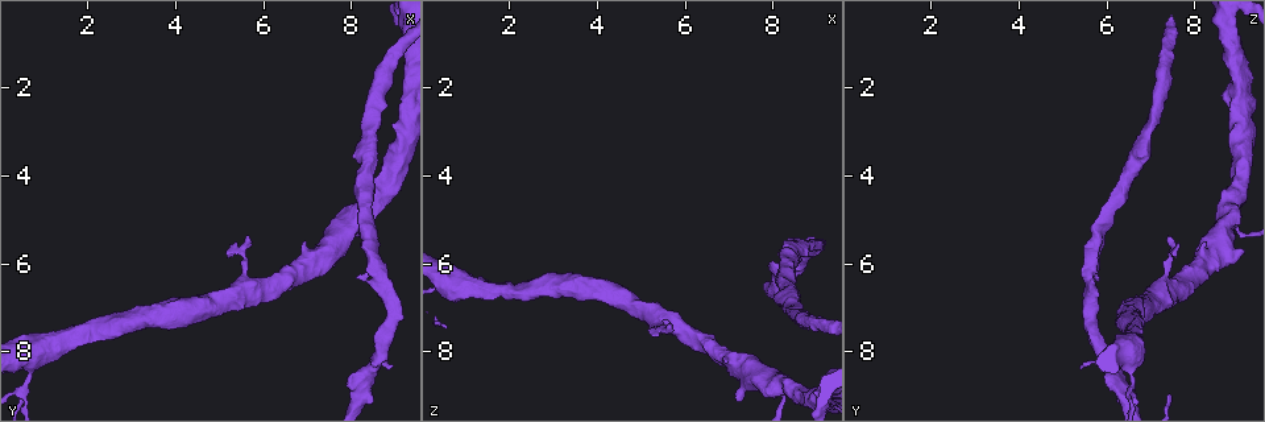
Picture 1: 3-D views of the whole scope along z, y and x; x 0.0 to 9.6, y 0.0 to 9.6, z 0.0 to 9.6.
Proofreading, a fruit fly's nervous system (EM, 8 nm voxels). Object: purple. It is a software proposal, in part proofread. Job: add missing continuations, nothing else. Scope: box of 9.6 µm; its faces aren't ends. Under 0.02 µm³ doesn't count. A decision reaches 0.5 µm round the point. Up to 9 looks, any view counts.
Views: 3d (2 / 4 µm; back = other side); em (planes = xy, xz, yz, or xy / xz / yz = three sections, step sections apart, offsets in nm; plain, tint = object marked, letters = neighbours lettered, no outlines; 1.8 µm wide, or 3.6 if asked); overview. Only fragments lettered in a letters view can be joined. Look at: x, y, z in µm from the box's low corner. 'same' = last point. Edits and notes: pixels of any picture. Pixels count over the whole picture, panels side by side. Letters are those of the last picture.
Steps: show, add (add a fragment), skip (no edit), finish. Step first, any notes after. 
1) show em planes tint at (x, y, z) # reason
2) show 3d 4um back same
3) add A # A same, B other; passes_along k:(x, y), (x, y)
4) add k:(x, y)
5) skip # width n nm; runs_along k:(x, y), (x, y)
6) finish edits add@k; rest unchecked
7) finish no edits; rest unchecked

show 3d 4um at (8.00, 4.95, 8.70) # thin arm on a thick one

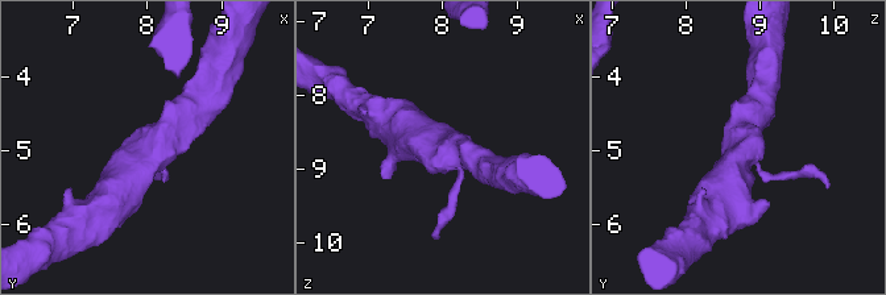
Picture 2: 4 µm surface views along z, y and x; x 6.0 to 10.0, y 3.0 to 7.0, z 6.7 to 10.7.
show em planes letters at (8.05, 5.00, 8.75) # arms 3; need the tissue

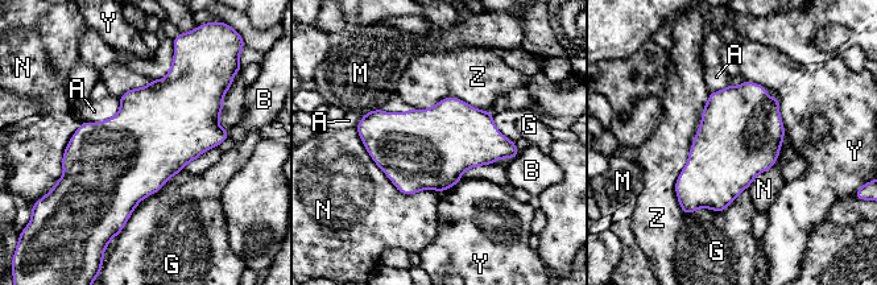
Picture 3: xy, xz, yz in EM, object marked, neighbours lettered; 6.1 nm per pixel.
skip # A other, B other, G other, M other, N other, Y other, Z other; none of them fits

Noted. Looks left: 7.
show em planes tint at (5.25, 5.80, 7.50) # thin end

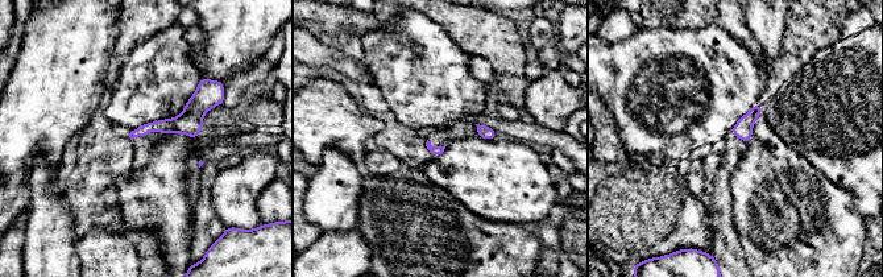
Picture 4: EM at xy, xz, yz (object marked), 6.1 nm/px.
show em planes letters same # what lies round it

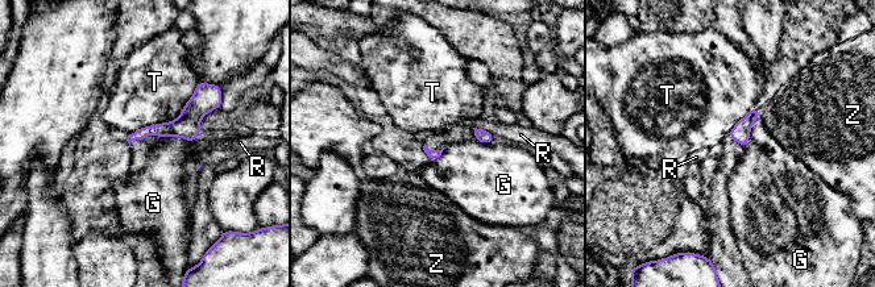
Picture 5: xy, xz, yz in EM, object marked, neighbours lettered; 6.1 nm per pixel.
skip # longest_contact T 550 nm; G other, R other, T other, Z other; none of them fits

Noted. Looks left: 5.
show em 3.6um xy step 4 letters at (8.90, 8.40, 5.45) # free end

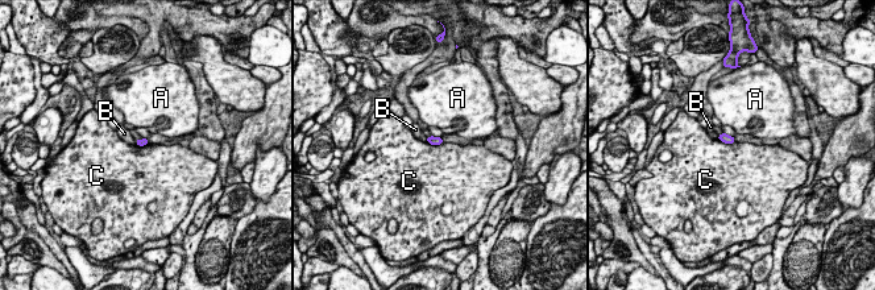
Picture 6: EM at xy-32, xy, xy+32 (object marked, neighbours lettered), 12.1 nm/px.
skip # A other, B other, C other; border 6:(444, 141), (439, 144), (427, 143); no lettered fragment goes on from it

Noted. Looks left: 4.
show 3d 4um at (0.70, 8.35, 6.55) # thick turns thin

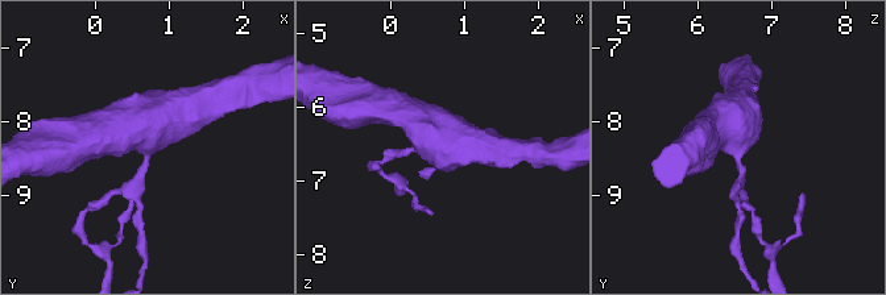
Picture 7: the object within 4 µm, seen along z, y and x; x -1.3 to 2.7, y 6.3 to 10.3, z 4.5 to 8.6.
show em 3.6um xy step 16 letters at (0.70, 8.35, 6.50)

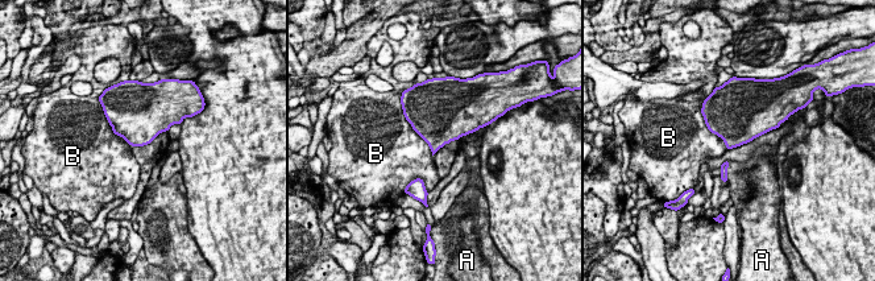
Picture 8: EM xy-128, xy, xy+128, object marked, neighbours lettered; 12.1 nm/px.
show em 3.6um planes letters same

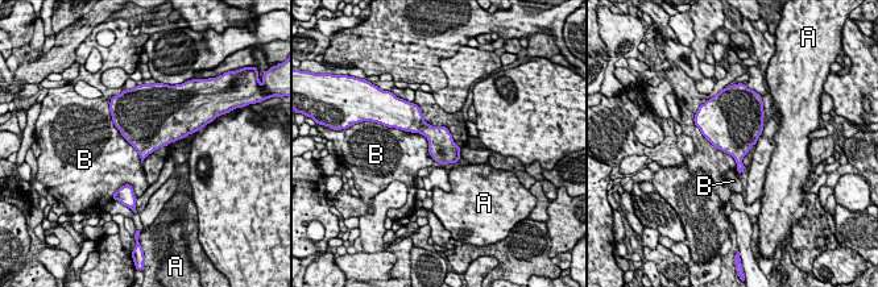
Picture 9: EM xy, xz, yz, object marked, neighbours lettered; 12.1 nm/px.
skip # width 320 nm; A other, B other; none of them fits

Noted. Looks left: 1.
finish no edits; rest unchecked

